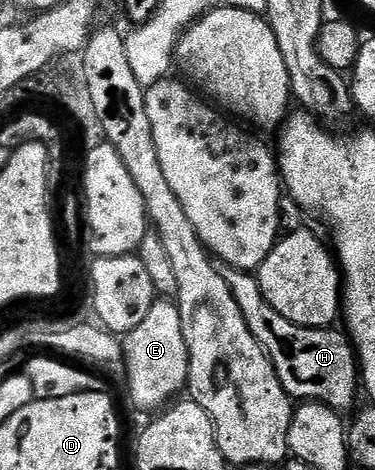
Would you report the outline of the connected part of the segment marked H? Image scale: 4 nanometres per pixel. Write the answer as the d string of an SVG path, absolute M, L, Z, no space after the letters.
M228 267L223 270L223 275L226 287L230 287L230 295L234 295L234 303L238 303L238 311L242 311L242 319L246 319L246 327L250 327L250 335L254 335L272 360L274 371L289 397L300 403L318 401L338 414L351 414L357 408L358 358L347 332L340 330L339 333L336 327L302 327L290 323L290 319L282 319L282 315L266 303L260 278L255 272Z

